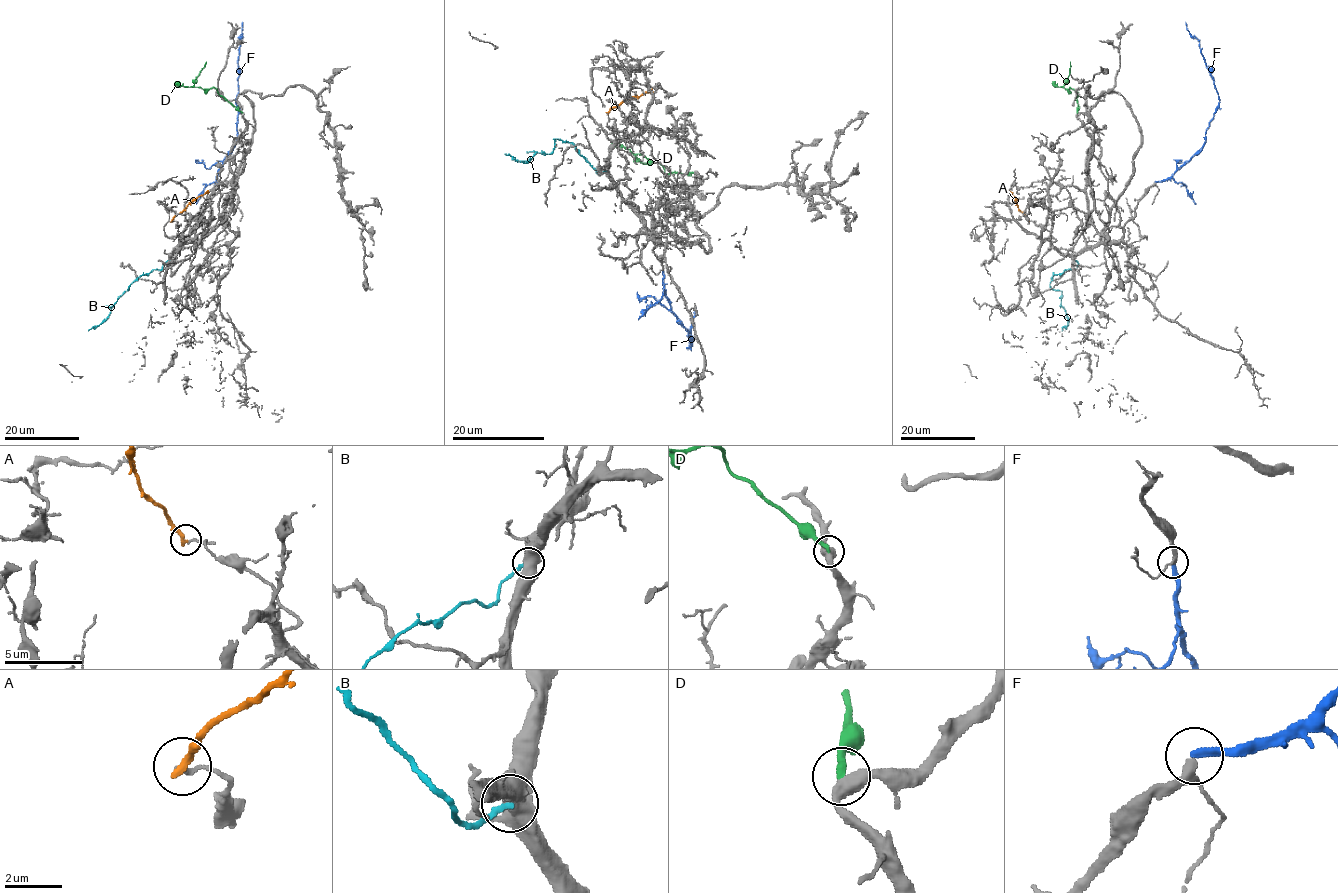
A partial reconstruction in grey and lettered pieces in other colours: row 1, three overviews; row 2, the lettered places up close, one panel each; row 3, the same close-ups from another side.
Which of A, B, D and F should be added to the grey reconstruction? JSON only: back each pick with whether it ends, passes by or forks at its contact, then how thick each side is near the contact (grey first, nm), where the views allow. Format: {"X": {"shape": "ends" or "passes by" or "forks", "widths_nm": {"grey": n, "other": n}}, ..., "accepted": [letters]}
{"F": {"shape": "ends", "widths_nm": {"grey": 200, "other": 260}}, "accepted": ["F"]}

